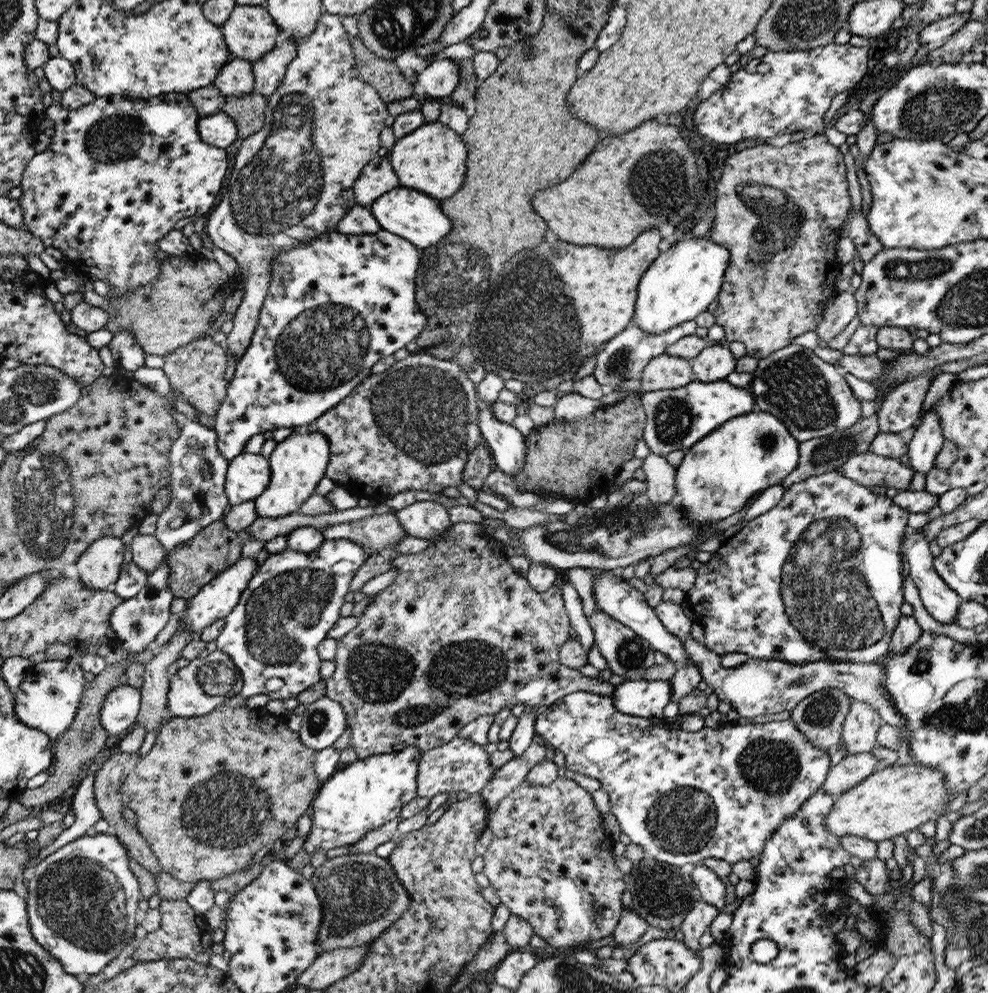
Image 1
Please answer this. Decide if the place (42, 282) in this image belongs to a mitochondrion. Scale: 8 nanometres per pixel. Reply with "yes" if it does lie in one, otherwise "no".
no

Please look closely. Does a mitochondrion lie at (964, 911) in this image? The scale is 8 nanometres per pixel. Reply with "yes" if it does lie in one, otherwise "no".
yes

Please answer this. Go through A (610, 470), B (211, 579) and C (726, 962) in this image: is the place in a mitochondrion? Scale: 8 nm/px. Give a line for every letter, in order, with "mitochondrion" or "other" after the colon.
A: other
B: other
C: other

